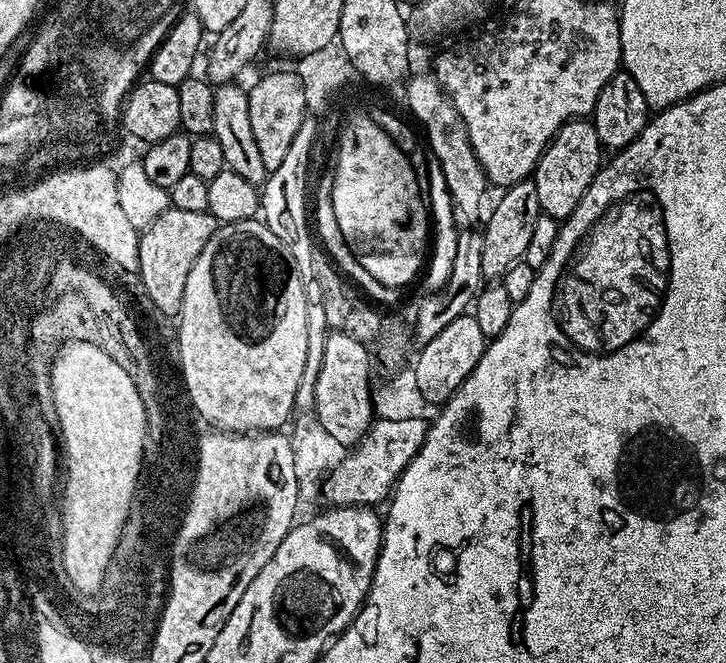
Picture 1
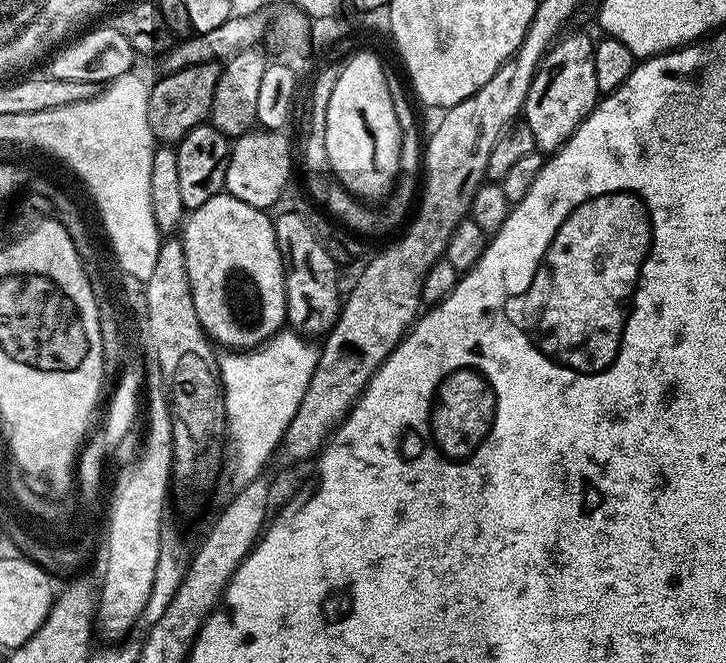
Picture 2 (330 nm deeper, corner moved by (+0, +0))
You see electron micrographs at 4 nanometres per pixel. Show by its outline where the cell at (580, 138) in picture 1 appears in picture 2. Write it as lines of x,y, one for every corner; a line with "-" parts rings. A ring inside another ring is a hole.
584,32
561,35
540,62
528,91
522,113
523,123
530,126
537,149
544,154
557,152
572,137
574,130
596,109
602,93
594,78
594,40

